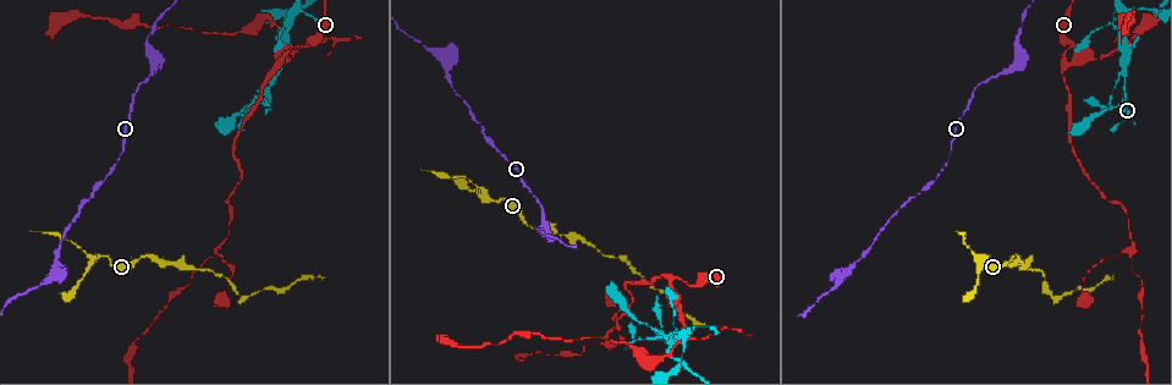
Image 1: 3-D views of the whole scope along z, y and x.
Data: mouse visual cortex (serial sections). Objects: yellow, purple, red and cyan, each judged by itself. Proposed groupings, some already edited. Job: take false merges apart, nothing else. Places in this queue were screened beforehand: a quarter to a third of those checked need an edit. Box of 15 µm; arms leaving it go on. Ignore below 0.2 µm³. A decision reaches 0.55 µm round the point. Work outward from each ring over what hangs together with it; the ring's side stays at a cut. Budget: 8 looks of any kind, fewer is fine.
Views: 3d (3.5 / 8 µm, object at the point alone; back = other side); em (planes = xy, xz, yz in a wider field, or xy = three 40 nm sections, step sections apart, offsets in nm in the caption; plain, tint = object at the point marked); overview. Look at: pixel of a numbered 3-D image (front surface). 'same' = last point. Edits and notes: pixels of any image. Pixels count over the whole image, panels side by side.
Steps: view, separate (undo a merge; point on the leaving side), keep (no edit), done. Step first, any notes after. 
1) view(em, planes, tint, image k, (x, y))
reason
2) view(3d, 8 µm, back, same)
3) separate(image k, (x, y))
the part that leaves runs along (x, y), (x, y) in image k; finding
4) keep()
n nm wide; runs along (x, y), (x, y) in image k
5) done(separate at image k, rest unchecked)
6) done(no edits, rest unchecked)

view(3d, 3.5 µm, image 1, (491, 199))
abrupt turn

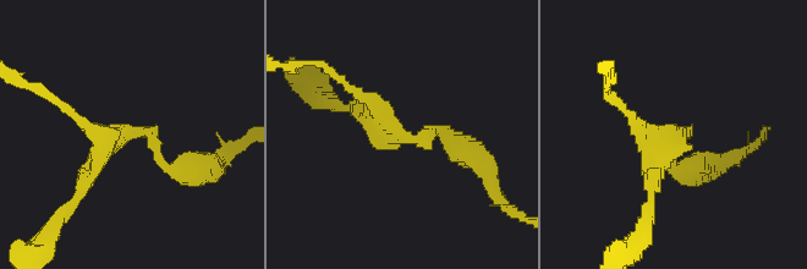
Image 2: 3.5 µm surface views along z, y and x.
view(em, xy, step 5, tint, image 2, (673, 134))

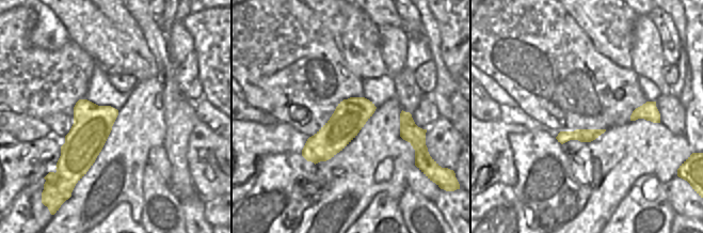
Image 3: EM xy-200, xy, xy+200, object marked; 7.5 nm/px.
keep()
runs along (598, 131), (560, 139) in image 3; one cell here

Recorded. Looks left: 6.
view(3d, 3.5 µm, back, image 1, (673, 341))

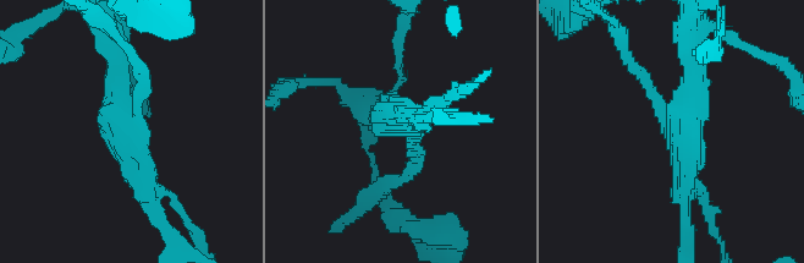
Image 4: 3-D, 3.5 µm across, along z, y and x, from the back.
view(em, xy, step 3, tint, image 4, (123, 124))
3 arms; arms of 150, 250, 300 nm

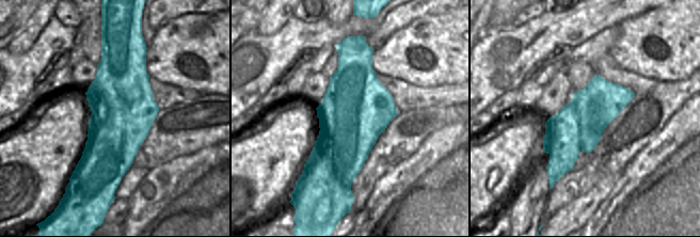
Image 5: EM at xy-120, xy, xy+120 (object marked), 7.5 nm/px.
separate(image 4, (644, 75))
550 nm wide; two cells meet here

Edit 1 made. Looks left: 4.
view(overview)

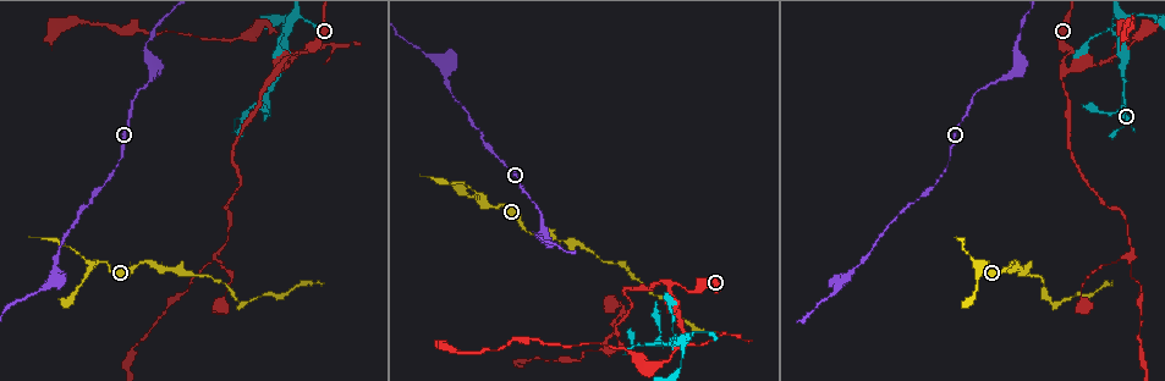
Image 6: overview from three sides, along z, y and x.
view(3d, 3.5 µm, image 6, (279, 71))
calibre changes

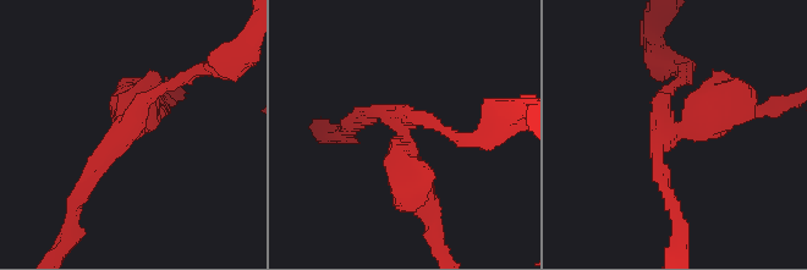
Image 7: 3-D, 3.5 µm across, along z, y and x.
separate(image 7, (720, 125))
the part that leaves runs along (682, 131), (729, 108), (785, 104) in image 7; a second cell is stuck on

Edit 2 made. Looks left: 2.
done(separate at image 4, separate at image 7, rest unchecked)

